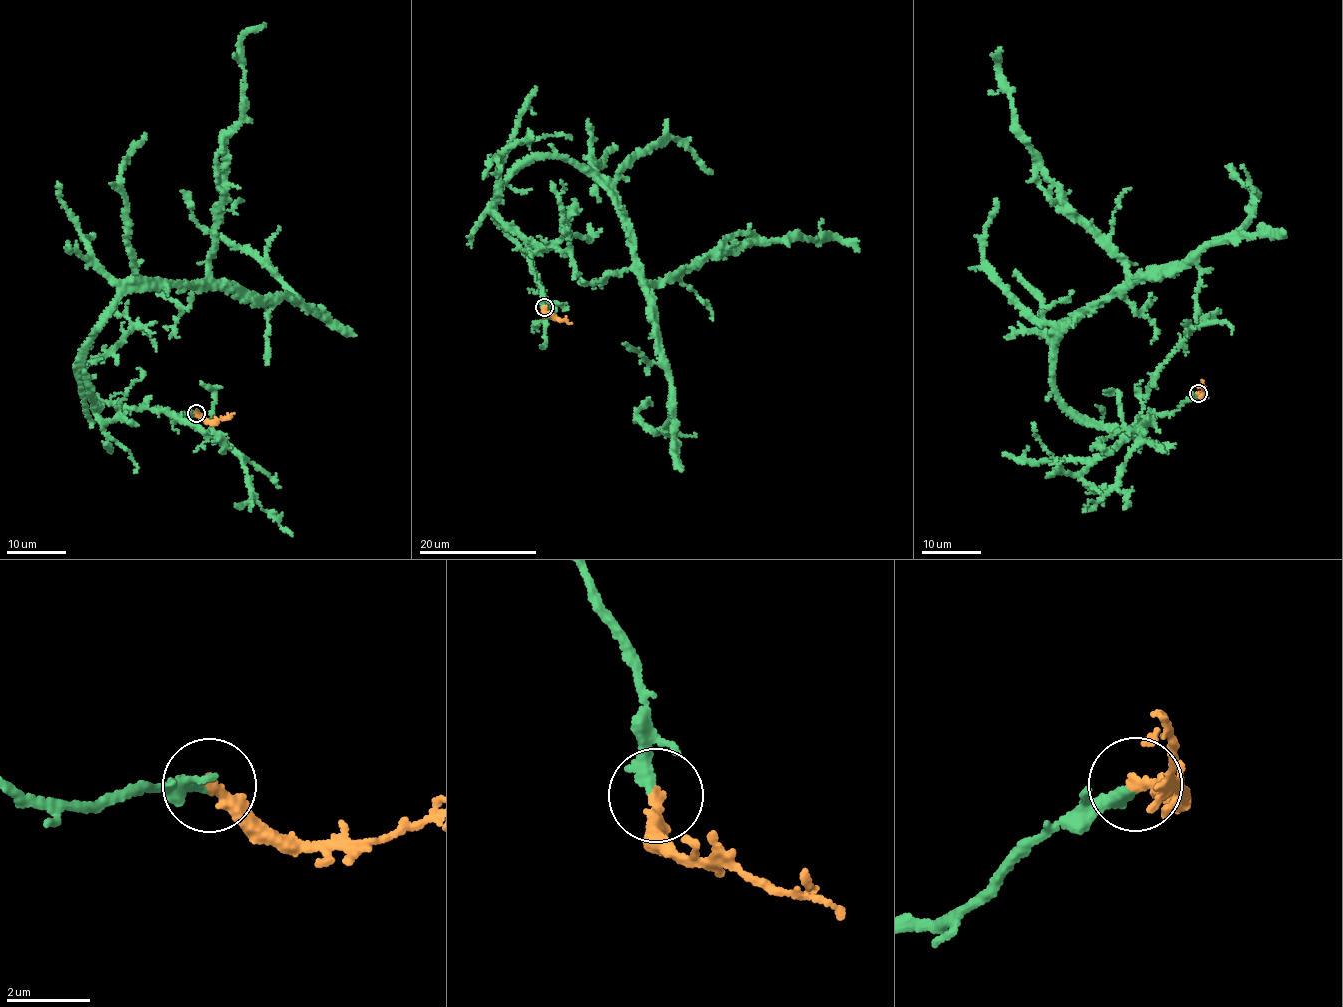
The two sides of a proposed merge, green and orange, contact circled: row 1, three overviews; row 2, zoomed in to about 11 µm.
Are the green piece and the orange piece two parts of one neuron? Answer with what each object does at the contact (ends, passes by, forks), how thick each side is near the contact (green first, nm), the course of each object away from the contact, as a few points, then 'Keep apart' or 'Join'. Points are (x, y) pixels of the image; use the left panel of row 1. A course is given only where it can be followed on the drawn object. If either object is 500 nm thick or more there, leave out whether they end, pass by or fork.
At the ring green ends. At the ring orange ends. Thickness 260 nm (green) against 260 nm. Course of green: (195, 413), (107, 404), (78, 375), (101, 314), (140, 286), (296, 299), (198, 224), (181, 190). Course of orange: (195, 413), (210, 421), (234, 413). Join

